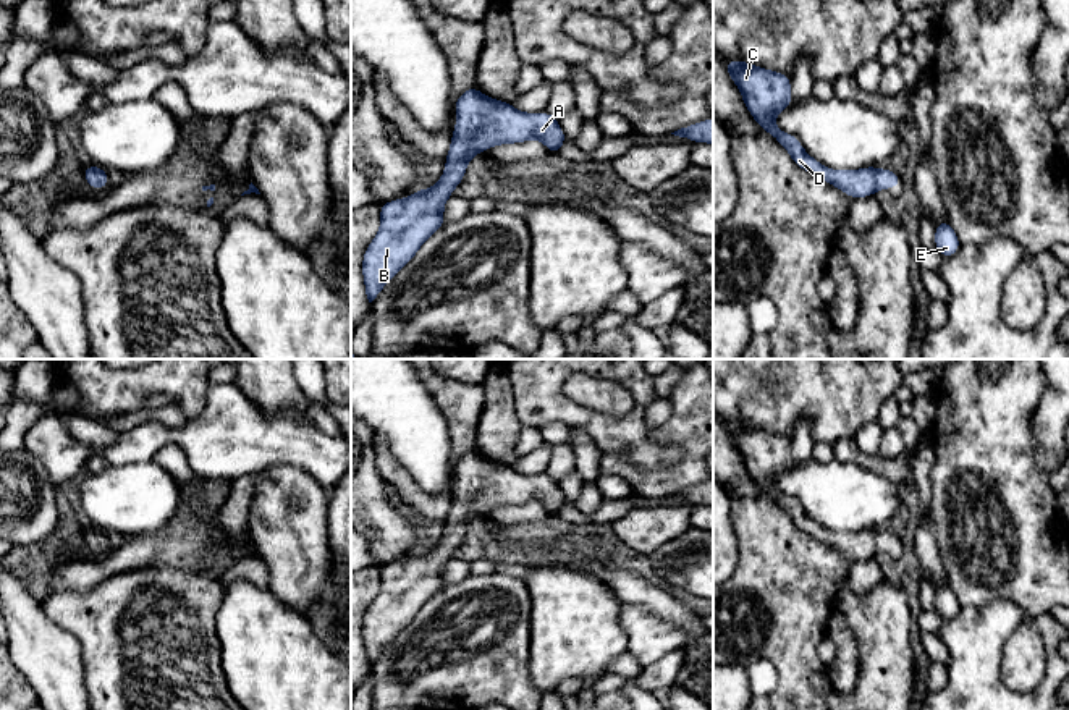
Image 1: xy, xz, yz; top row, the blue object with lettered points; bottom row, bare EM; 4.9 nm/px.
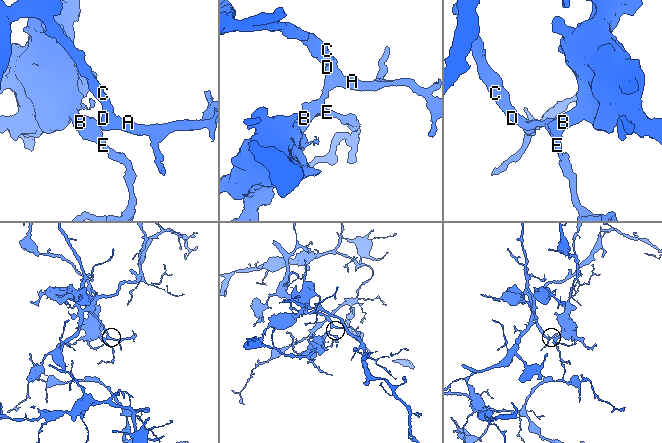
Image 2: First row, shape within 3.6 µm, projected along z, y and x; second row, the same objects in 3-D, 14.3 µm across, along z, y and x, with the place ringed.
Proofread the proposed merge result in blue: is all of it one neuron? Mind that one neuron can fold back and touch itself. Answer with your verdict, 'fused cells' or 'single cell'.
single cell

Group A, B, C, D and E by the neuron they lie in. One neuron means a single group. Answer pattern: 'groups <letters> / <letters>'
groups A B C D E

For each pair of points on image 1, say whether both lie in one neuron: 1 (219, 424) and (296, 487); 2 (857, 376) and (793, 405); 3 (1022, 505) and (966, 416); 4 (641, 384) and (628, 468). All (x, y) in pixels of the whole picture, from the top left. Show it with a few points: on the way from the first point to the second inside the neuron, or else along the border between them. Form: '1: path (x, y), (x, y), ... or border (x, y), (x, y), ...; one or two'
1: border (308, 471), (290, 464), (266, 464), (257, 473); two
2: path (841, 387), (809, 388); one
3: path (1000, 482), (984, 463), (982, 439); one
4: border (604, 453), (620, 453), (650, 469), (667, 466); two

